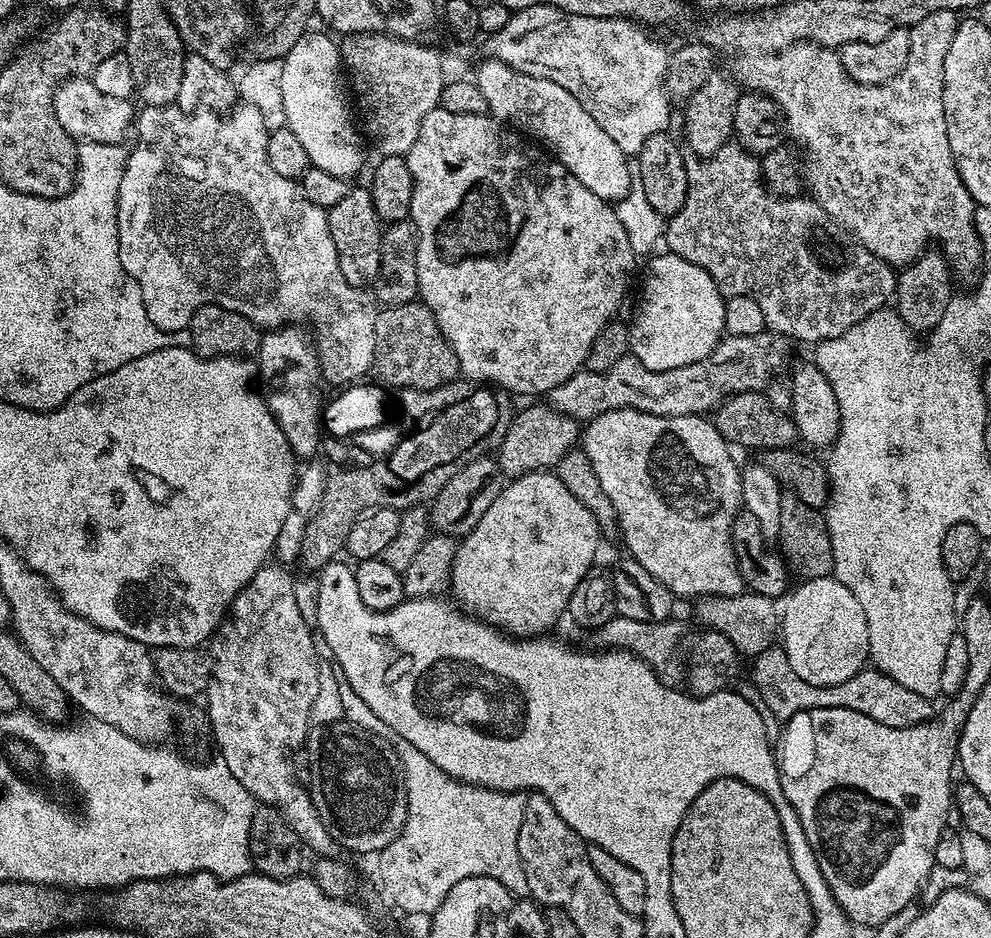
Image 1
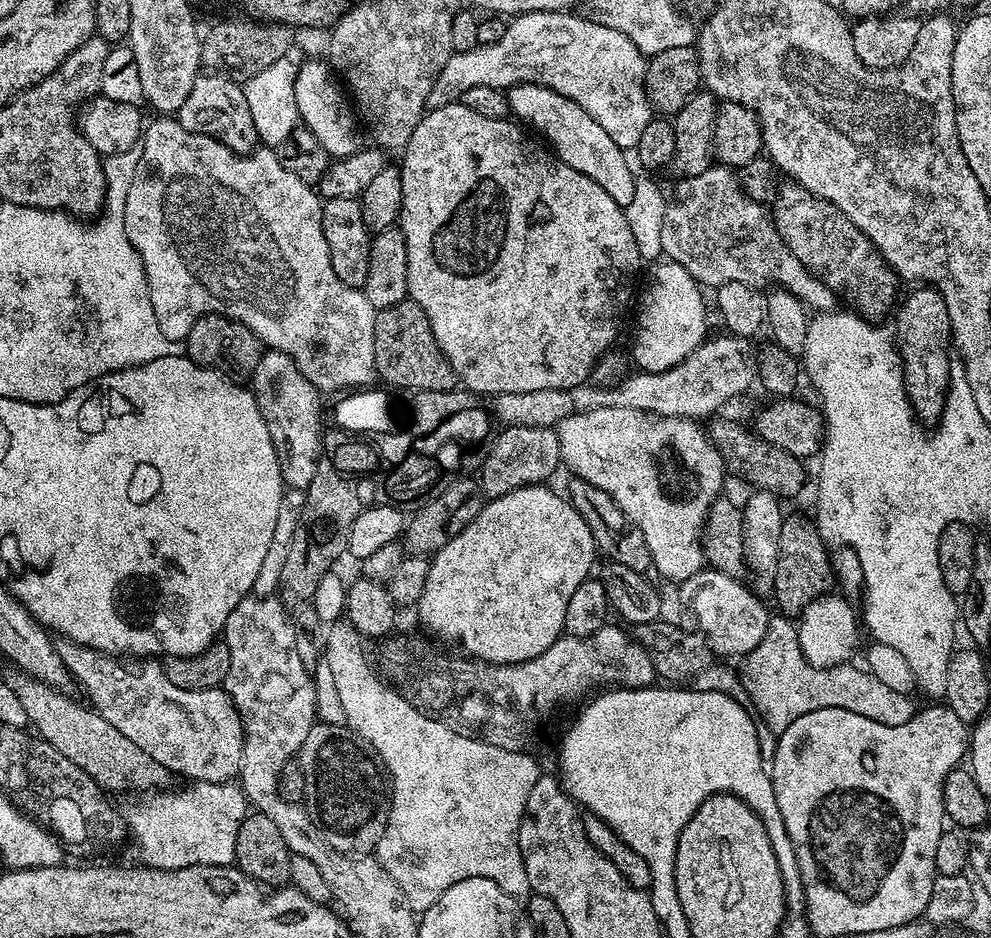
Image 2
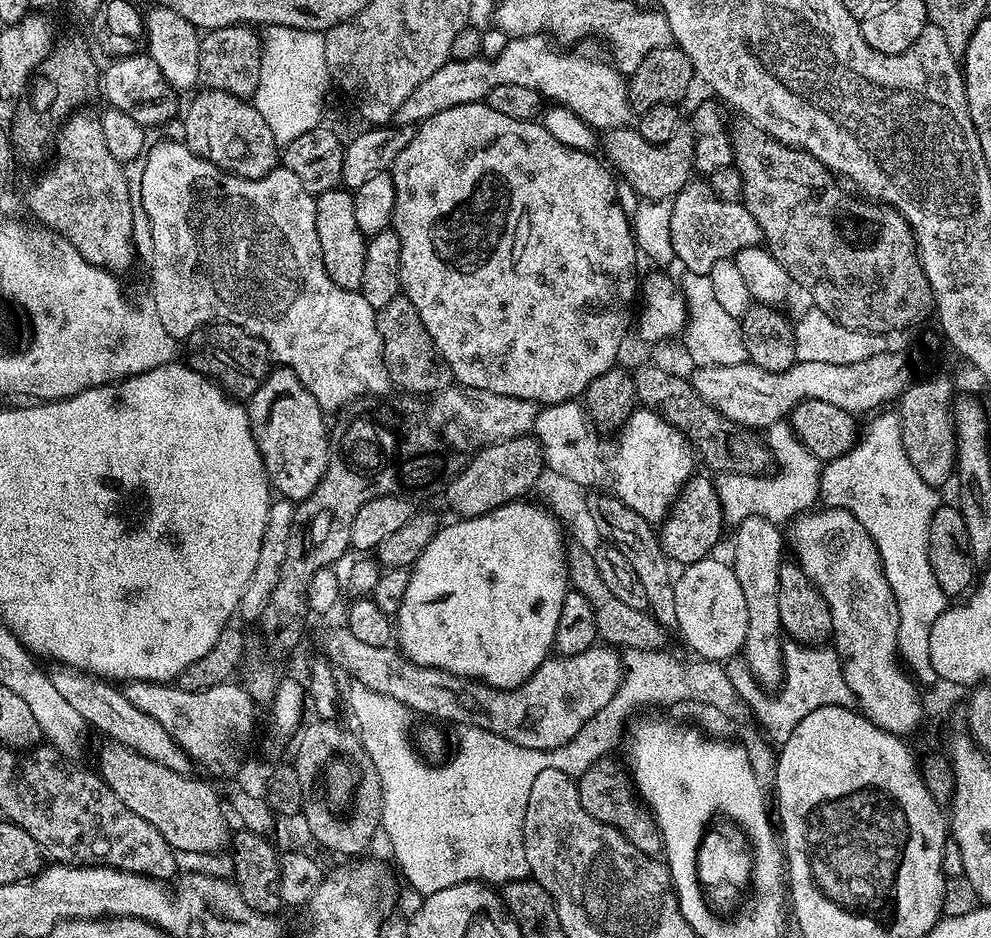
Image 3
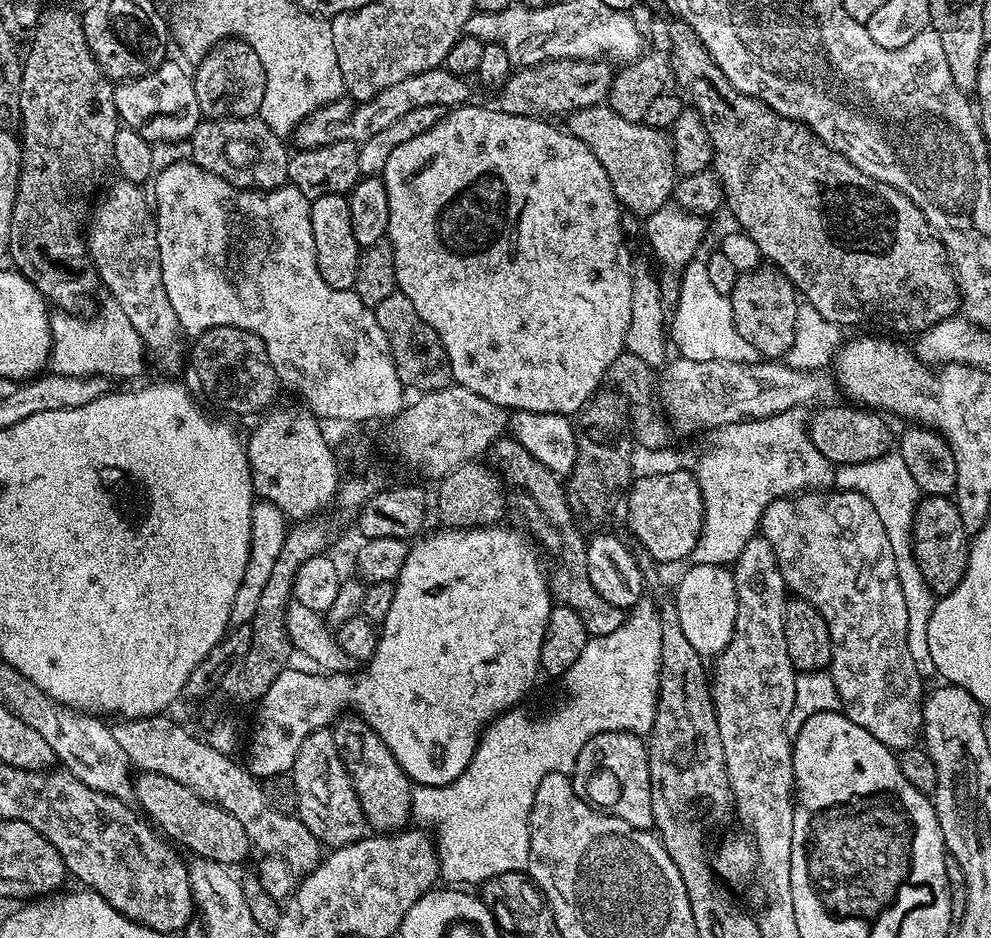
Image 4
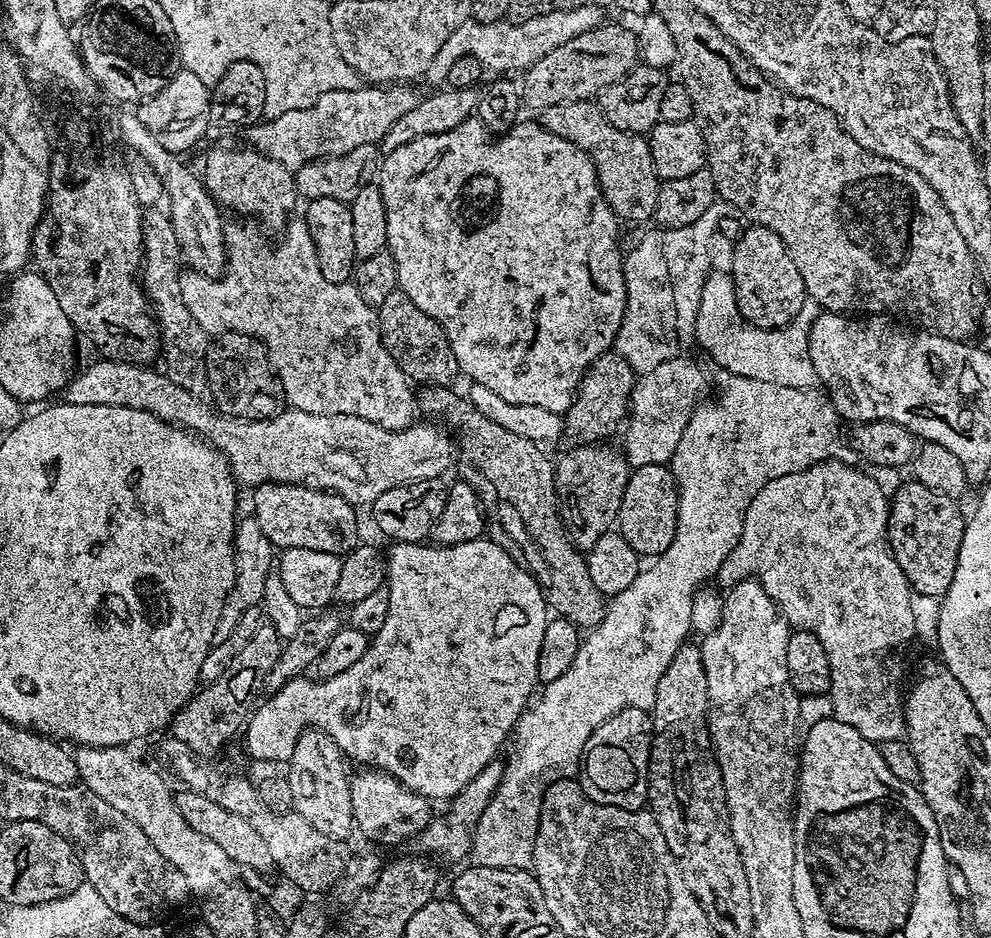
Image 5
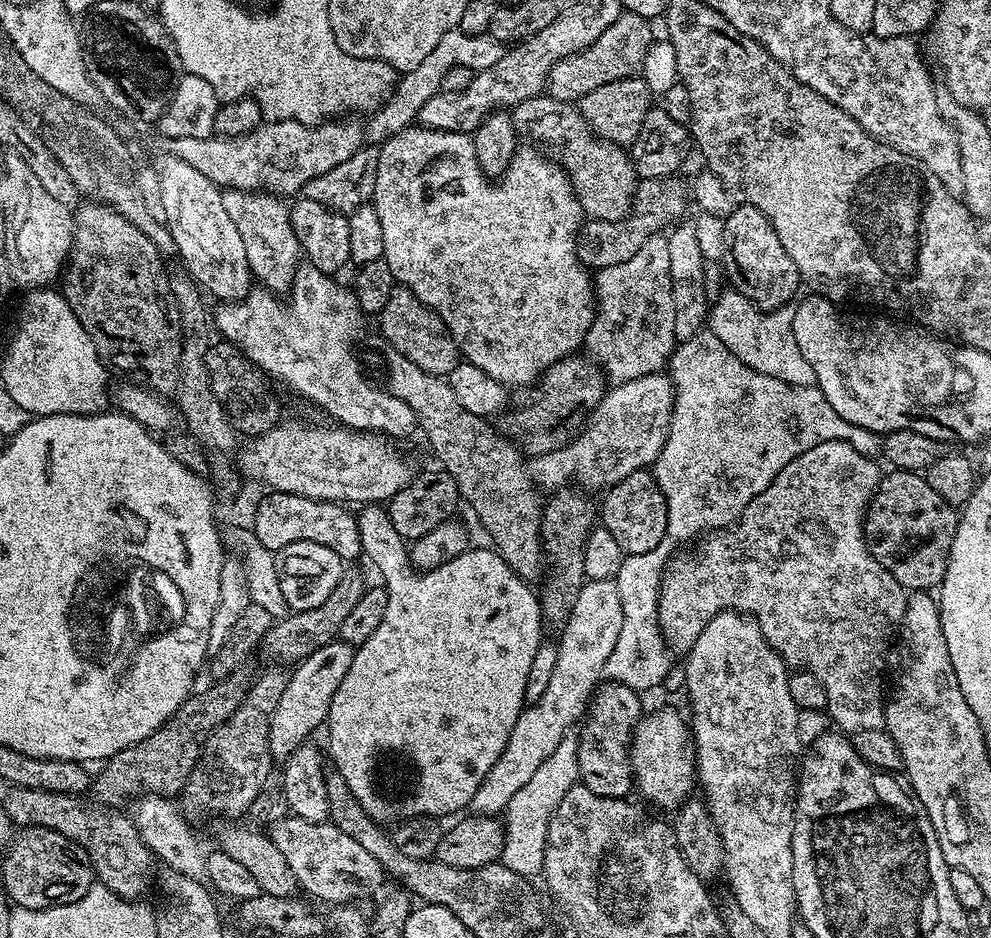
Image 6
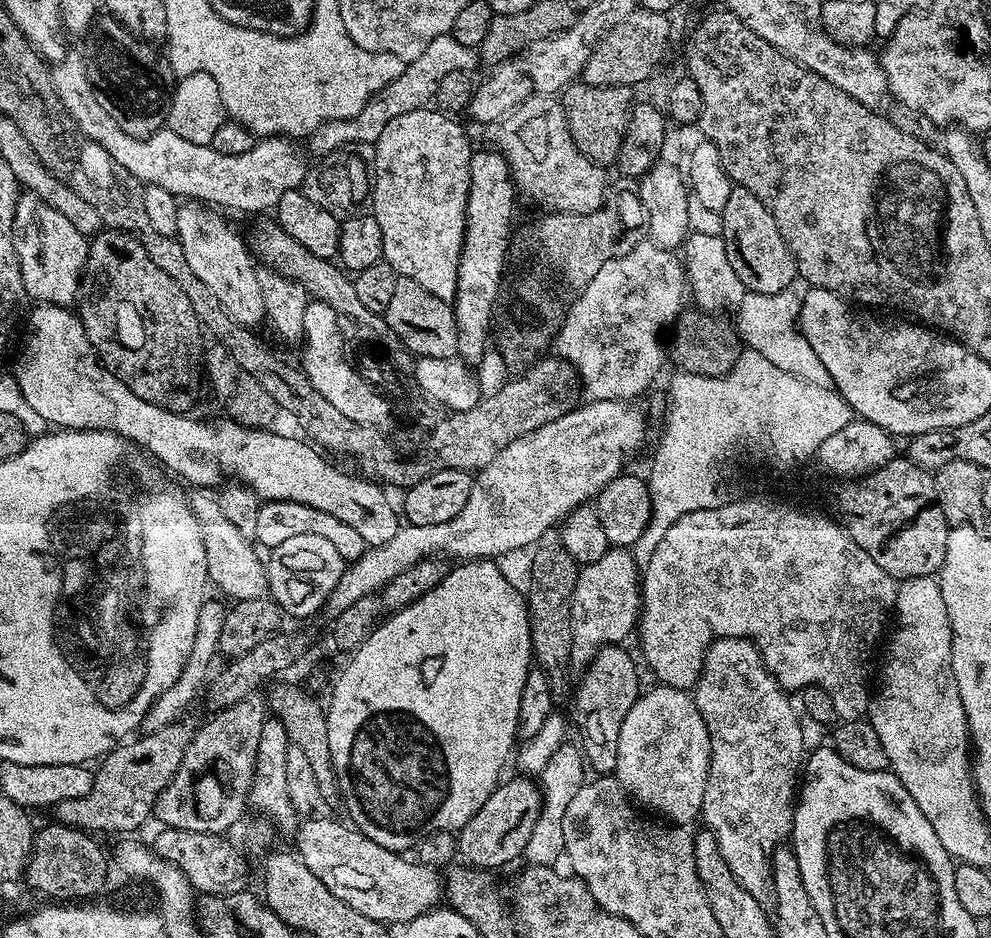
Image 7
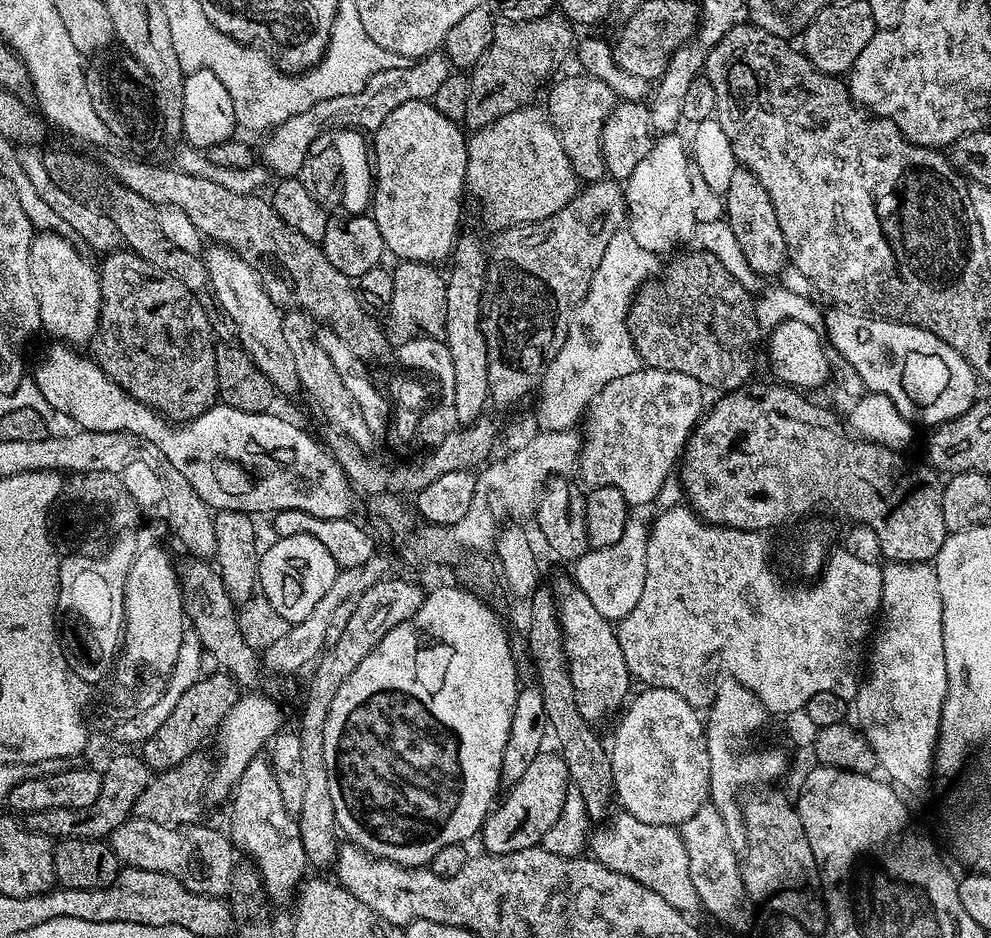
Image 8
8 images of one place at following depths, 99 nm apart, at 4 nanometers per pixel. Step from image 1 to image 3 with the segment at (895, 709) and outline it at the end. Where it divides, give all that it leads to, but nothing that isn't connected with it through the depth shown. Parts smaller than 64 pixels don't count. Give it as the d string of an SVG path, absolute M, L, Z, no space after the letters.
M788 642L784 645L784 679L775 689L776 696L765 690L756 676L748 669L748 663L743 658L733 658L724 664L726 678L738 690L740 699L748 705L751 715L760 722L767 739L773 745L779 746L790 738L794 726L806 718L806 714L818 710L822 706L842 706L852 708L854 701L850 686L846 684L844 671L840 665L840 656L828 646L809 646Z

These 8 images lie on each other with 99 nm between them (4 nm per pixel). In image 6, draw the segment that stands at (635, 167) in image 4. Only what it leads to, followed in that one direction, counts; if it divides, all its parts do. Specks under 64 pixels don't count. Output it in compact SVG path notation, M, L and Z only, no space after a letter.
M541 94L517 104L515 108L511 109L511 113L517 133L532 132L533 138L537 140L533 141L541 149L547 150L552 159L567 172L568 181L572 184L572 191L576 193L585 217L606 222L618 222L630 215L638 191L638 177L636 168L632 164L631 155L621 145L611 144L600 139L599 136L595 136L592 127L588 125L586 118L582 118L580 109L575 103Z

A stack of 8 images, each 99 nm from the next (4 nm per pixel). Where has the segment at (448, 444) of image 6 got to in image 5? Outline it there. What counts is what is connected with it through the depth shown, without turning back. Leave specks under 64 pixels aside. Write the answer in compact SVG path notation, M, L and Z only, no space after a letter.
M424 386L415 393L416 406L421 413L425 412L425 417L441 416L445 420L443 423L457 424L460 427L460 440L458 436L458 455L454 464L460 467L459 479L463 483L469 484L477 494L480 495L480 505L484 507L484 514L489 525L496 529L491 529L490 539L502 550L506 550L512 555L513 560L521 565L524 571L529 572L536 580L544 592L544 603L559 619L568 620L581 630L591 630L597 628L606 614L608 605L606 598L594 586L594 581L590 578L588 561L585 553L579 551L572 545L572 540L565 530L564 524L560 521L558 511L558 501L556 499L556 483L554 474L556 469L553 461L548 461L548 456L543 447L530 438L522 438L518 434L513 434L510 430L505 430L503 426L498 426L498 422L490 422L478 410L468 403L463 395L460 396L448 386Z

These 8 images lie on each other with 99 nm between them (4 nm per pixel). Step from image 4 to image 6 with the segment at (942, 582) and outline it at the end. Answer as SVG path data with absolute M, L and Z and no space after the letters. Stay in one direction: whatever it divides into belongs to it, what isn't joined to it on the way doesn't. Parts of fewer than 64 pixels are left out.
M892 470L881 479L878 490L872 495L872 500L868 504L868 510L864 514L864 540L868 543L868 553L870 553L882 567L890 570L890 574L894 574L894 578L906 590L912 592L927 592L929 590L939 589L940 583L944 581L946 574L946 566L950 558L950 546L954 542L954 534L956 533L956 521L958 519L958 512L953 505L944 501L943 498L928 485L927 479L918 472L901 472L899 470Z

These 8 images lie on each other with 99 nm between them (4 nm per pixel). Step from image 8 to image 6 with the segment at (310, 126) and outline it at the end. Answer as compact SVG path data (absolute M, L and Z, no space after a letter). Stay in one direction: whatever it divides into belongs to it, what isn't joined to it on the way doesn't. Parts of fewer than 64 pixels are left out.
M454 27L446 34L442 34L442 42L422 58L422 66L414 66L412 72L403 73L397 79L396 89L392 95L375 109L366 120L366 140L369 145L376 146L385 140L389 140L394 134L402 130L413 127L417 123L416 115L418 110L428 99L434 98L442 86L442 77L448 71L454 70L454 66L466 66L473 74L482 70L490 70L494 62L498 62L504 57L505 45L487 34L475 36L461 32L459 27Z

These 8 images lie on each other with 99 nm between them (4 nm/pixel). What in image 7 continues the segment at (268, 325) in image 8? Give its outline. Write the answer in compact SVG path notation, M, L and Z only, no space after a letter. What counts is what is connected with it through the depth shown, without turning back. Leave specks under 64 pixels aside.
M203 202L181 203L175 239L182 246L182 254L186 254L186 262L190 262L194 274L198 274L198 282L206 282L214 298L222 302L222 310L230 314L234 323L245 330L252 330L256 328L255 324L263 325L266 320L262 289L258 287L257 265L246 240L218 215Z

